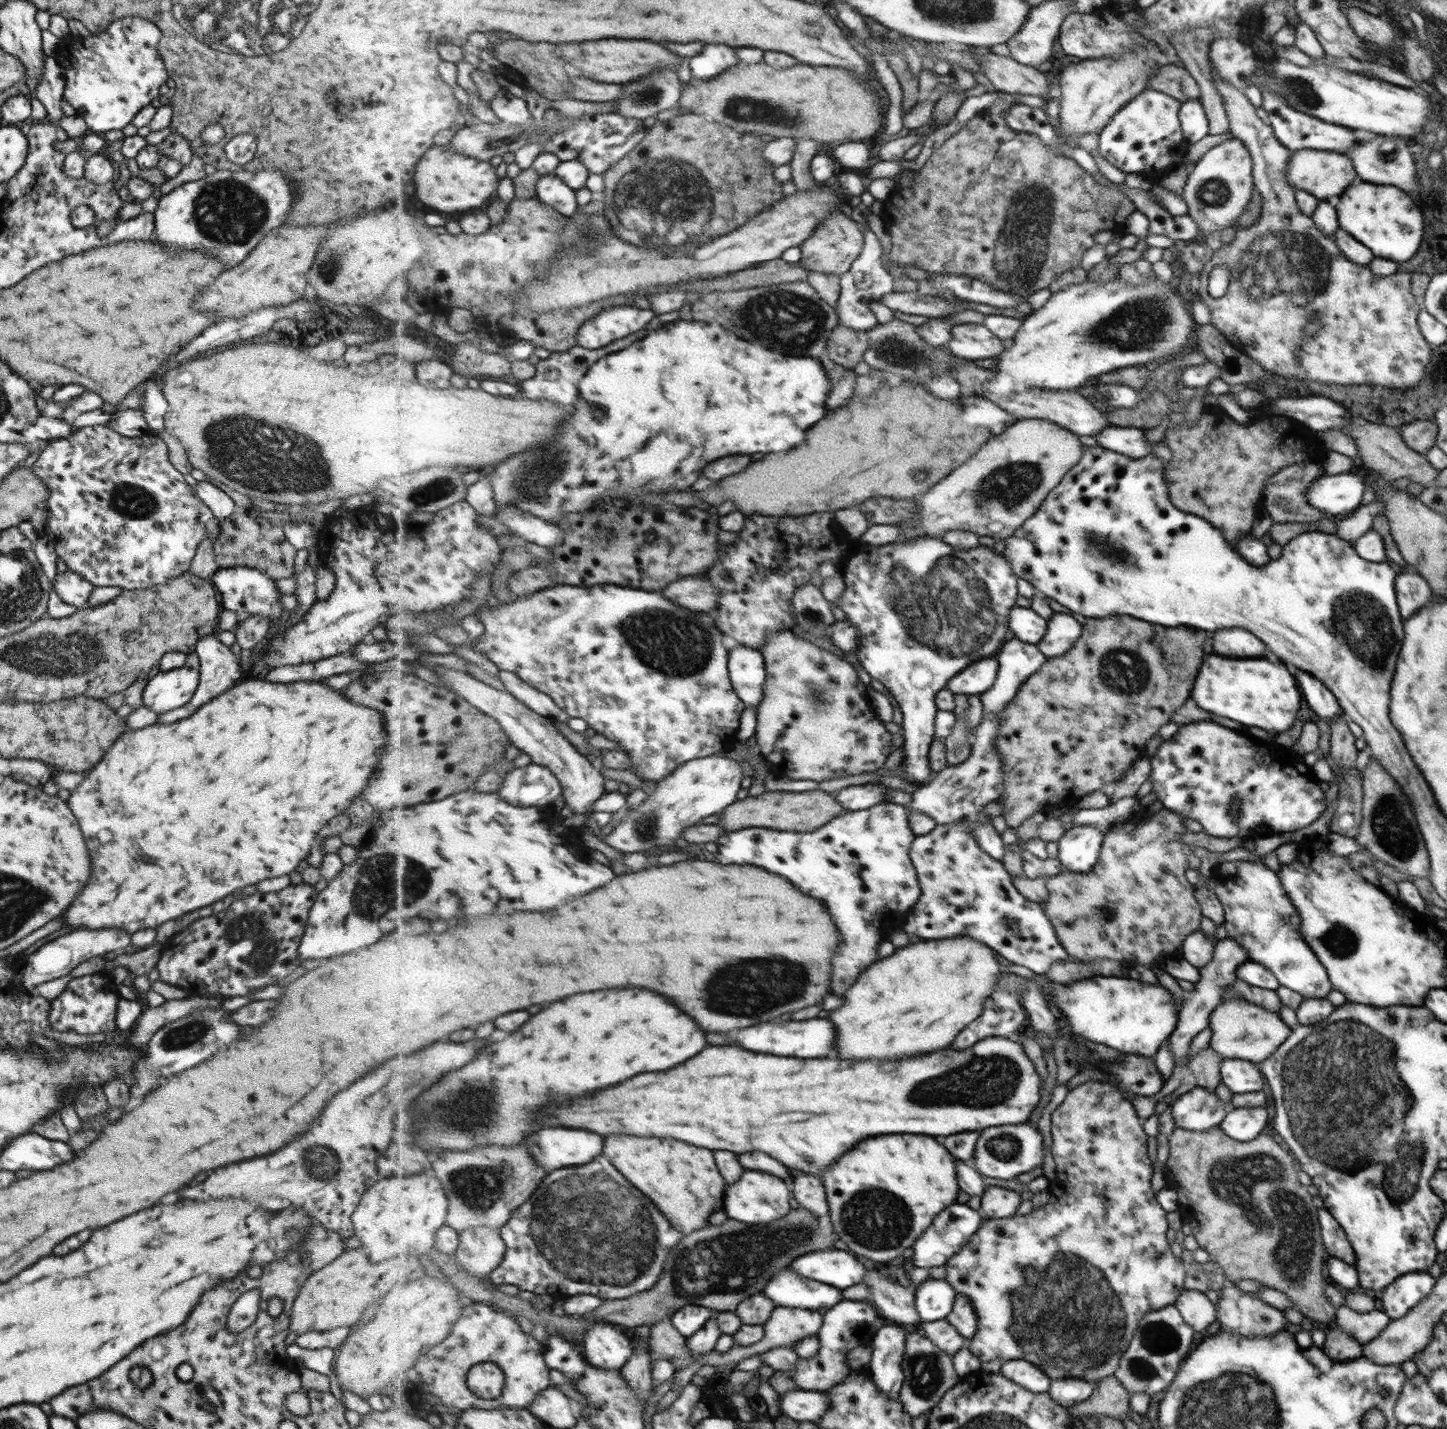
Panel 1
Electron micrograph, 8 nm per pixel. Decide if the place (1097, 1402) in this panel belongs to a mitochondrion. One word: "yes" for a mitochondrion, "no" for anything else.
no

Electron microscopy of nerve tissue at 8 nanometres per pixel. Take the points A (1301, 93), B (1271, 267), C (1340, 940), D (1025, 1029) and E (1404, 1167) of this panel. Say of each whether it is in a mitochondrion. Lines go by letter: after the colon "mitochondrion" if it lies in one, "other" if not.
A: mitochondrion
B: mitochondrion
C: mitochondrion
D: other
E: mitochondrion

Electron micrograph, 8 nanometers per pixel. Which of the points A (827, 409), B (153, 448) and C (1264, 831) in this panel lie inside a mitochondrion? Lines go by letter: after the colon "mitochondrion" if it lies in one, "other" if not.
A: other
B: other
C: other

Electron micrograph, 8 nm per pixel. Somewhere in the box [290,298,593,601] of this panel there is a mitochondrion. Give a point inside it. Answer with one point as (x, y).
(531, 483)

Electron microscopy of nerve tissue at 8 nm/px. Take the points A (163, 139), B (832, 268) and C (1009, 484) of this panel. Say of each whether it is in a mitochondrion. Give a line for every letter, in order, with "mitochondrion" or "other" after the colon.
A: other
B: other
C: mitochondrion

